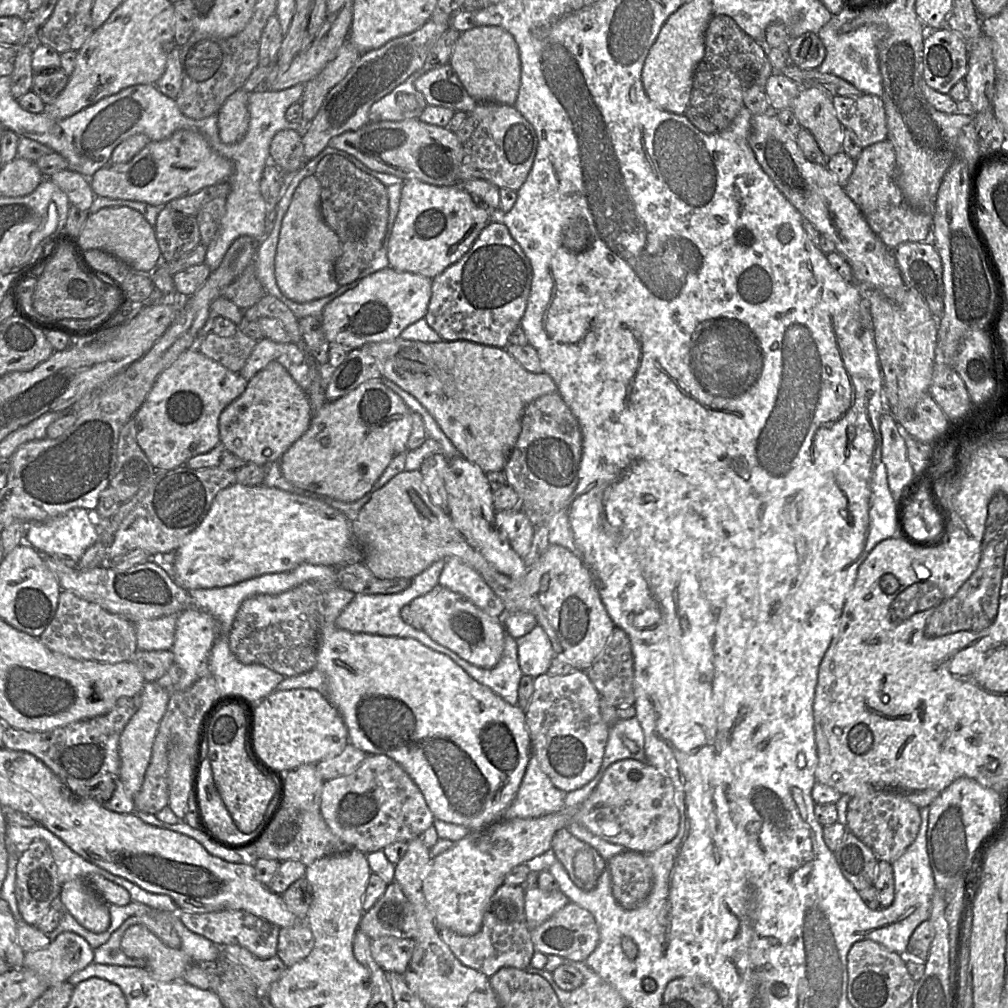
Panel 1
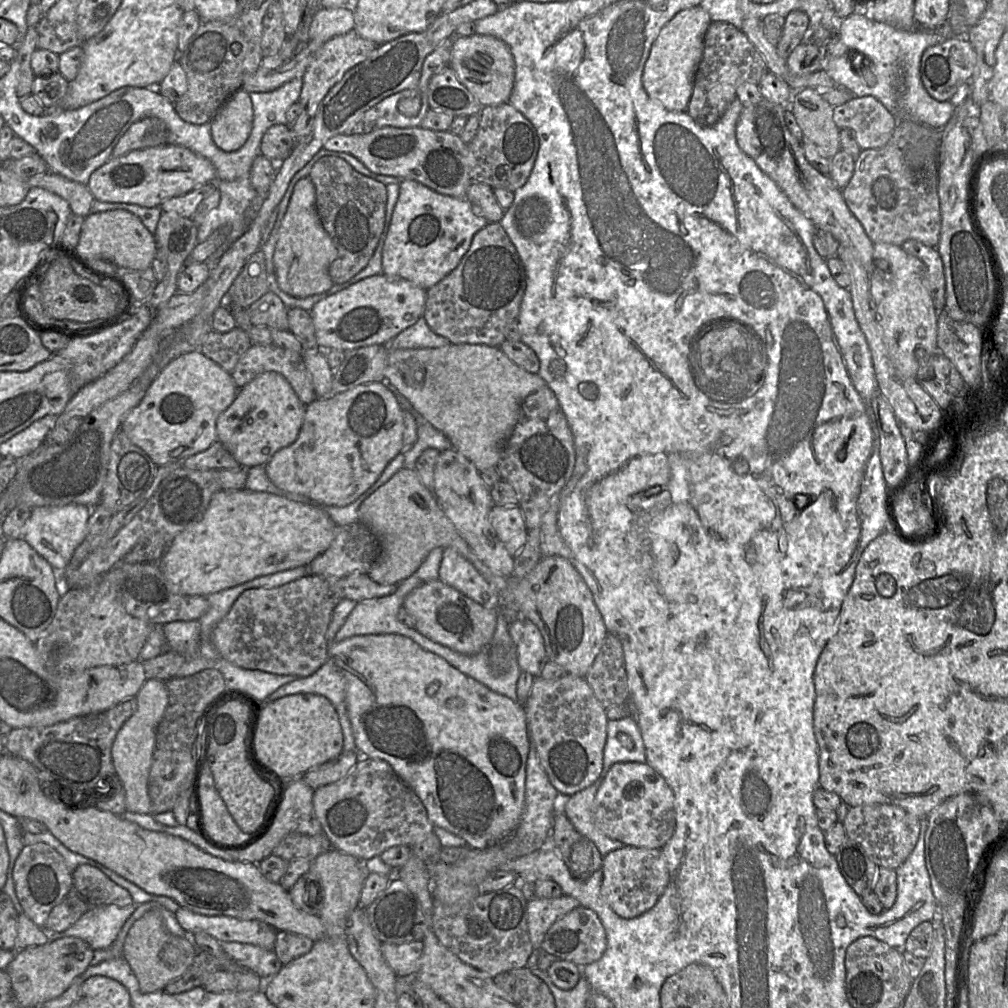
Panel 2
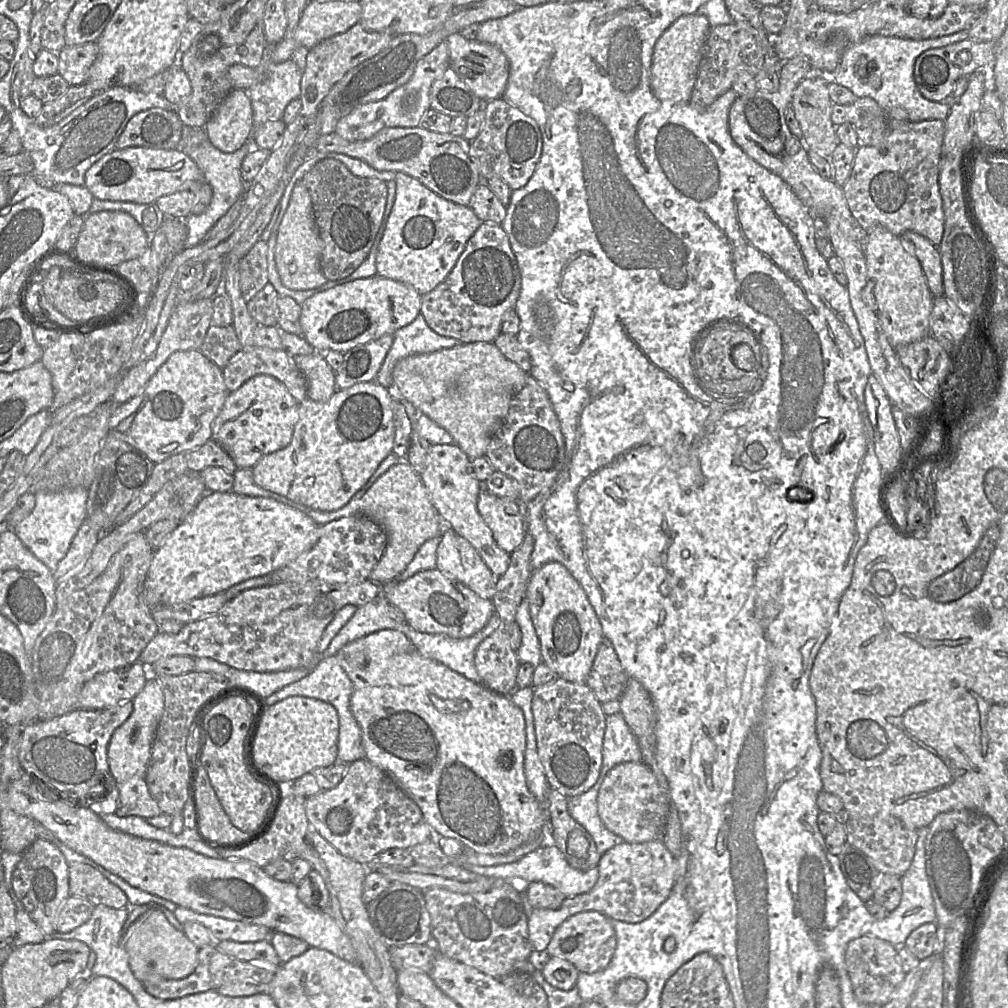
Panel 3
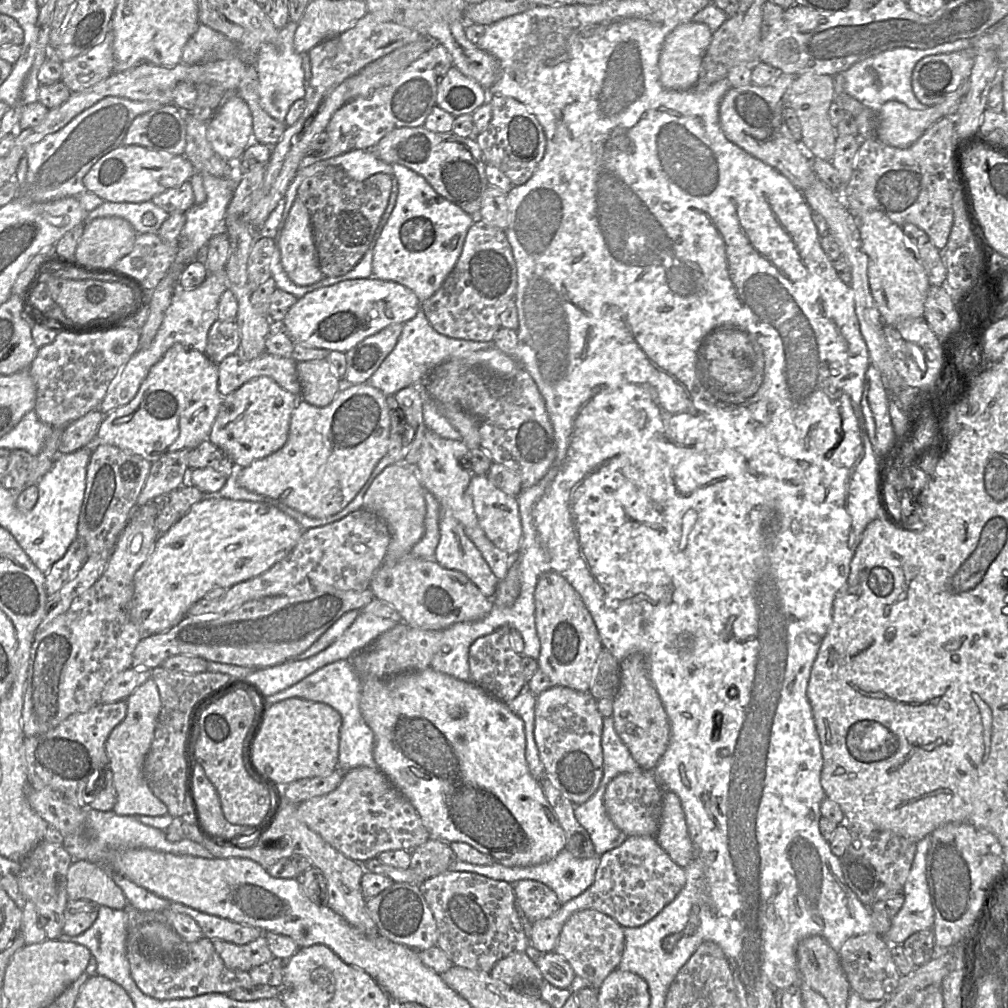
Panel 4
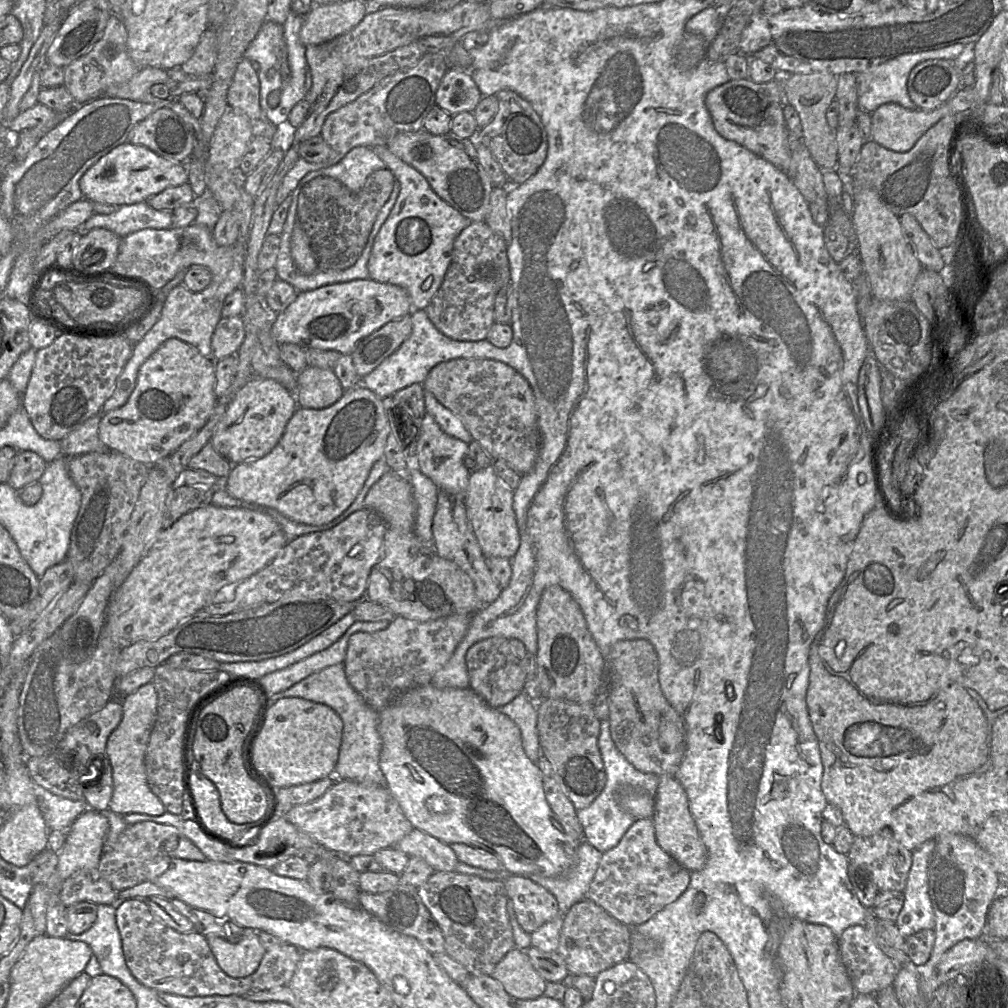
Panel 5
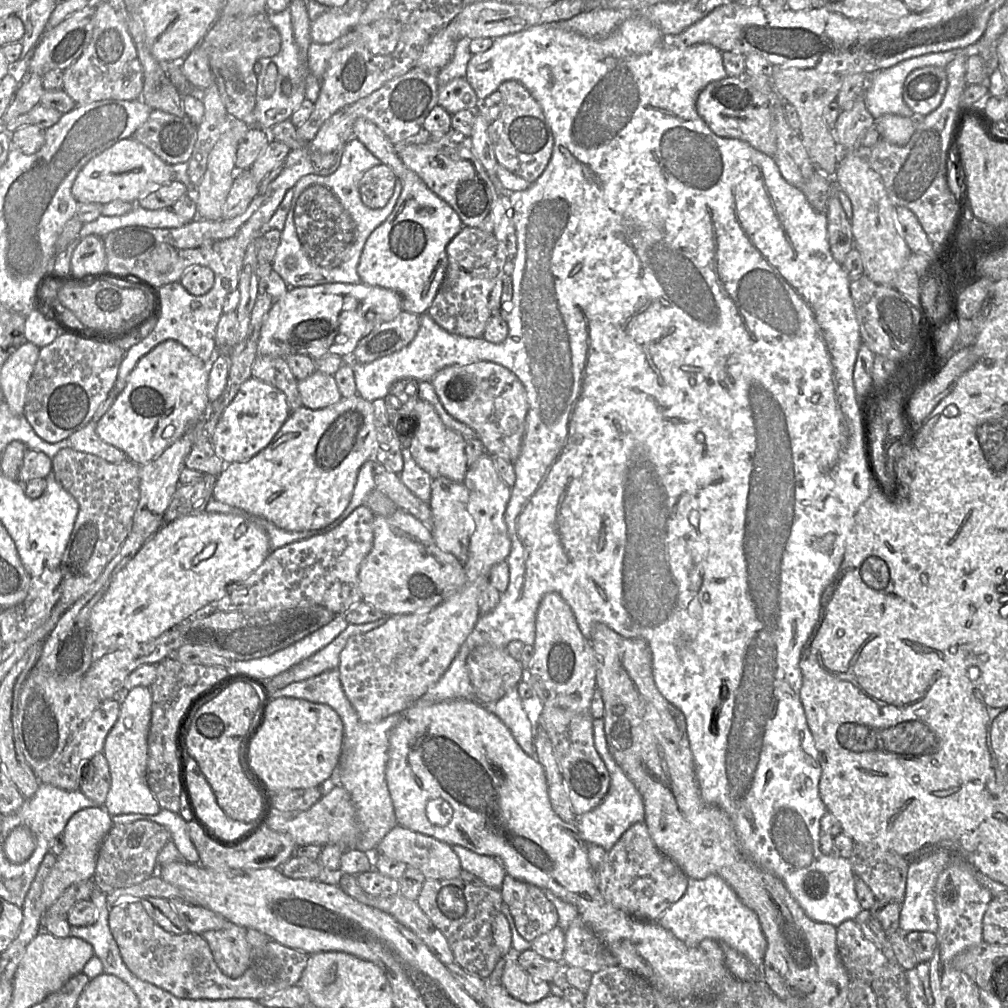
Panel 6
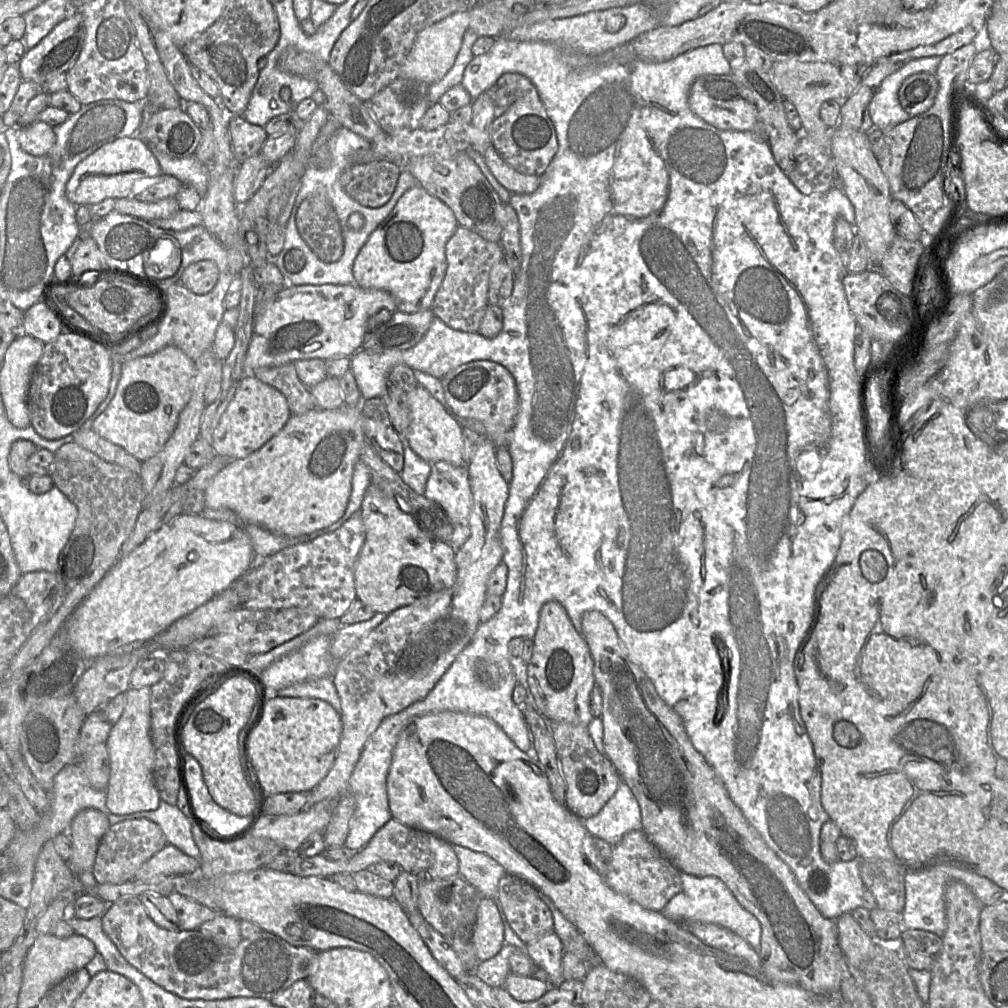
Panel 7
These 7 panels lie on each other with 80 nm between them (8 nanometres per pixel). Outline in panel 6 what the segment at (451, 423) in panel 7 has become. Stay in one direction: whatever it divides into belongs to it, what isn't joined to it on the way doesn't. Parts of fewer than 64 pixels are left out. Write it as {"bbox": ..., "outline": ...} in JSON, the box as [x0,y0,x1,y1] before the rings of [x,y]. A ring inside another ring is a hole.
{"bbox":[409,398,468,482],"outline":[[[419,398],[415,402],[415,415],[418,420],[418,426],[411,438],[409,447],[415,462],[432,479],[445,477],[454,482],[464,482],[468,469],[465,438],[460,433],[446,427],[432,404],[424,399]]]}

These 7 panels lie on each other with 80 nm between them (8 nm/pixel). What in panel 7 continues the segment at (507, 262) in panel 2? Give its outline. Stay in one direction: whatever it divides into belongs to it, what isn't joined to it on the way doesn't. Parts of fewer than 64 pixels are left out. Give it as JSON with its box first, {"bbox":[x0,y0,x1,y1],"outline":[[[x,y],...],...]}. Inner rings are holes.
{"bbox":[431,226,504,333],"outline":[[[458,226],[445,249],[447,270],[431,310],[449,327],[476,333],[485,315],[488,302],[489,276],[492,268],[504,259],[501,243],[483,239],[475,232]]]}

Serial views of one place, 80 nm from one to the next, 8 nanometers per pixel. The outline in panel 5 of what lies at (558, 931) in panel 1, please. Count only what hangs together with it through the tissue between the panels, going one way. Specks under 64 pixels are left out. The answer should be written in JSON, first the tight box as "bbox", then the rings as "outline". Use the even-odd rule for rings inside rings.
{"bbox":[557,899,631,977],"outline":[[[583,899],[574,904],[563,916],[557,953],[563,958],[569,974],[596,977],[601,971],[609,969],[629,958],[631,929],[613,918],[603,908],[591,900]]]}

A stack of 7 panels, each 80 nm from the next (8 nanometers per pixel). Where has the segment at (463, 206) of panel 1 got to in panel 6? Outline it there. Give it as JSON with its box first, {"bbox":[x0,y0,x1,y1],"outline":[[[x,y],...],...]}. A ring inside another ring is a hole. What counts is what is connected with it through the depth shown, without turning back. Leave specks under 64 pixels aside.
{"bbox":[354,118,461,315],"outline":[[[358,118],[354,134],[366,148],[389,166],[402,183],[397,202],[387,217],[367,239],[357,273],[361,283],[397,292],[402,299],[402,310],[417,315],[427,313],[446,274],[447,245],[461,231],[459,215],[443,199],[432,192],[425,182],[399,158],[397,150],[384,132],[374,123]]]}

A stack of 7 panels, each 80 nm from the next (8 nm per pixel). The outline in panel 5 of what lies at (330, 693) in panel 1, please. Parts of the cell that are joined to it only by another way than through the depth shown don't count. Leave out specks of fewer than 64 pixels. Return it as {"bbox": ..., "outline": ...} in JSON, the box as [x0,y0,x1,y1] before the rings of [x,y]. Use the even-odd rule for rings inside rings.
{"bbox":[378,684,579,877],"outline":[[[431,684],[415,687],[379,711],[378,731],[382,738],[379,764],[386,787],[414,829],[430,834],[446,844],[463,843],[485,850],[496,856],[503,864],[504,870],[512,875],[553,877],[565,872],[575,860],[579,842],[564,832],[562,823],[552,812],[545,797],[540,767],[524,752],[520,729],[499,708],[488,705],[470,687],[439,689]]]}

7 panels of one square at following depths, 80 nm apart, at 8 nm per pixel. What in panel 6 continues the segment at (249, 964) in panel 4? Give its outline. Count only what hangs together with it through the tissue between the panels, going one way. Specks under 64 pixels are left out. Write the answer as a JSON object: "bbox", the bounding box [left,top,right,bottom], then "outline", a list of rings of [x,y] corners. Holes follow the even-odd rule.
{"bbox":[201,924,253,978],"outline":[[[235,924],[208,930],[201,935],[207,941],[219,969],[230,978],[239,978],[247,970],[253,947],[246,939],[246,929]]]}

